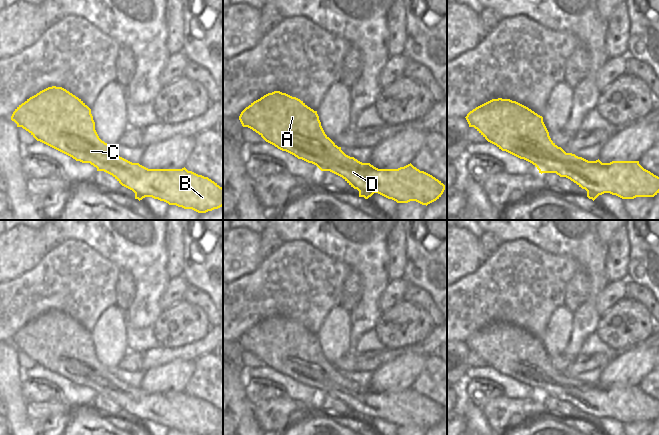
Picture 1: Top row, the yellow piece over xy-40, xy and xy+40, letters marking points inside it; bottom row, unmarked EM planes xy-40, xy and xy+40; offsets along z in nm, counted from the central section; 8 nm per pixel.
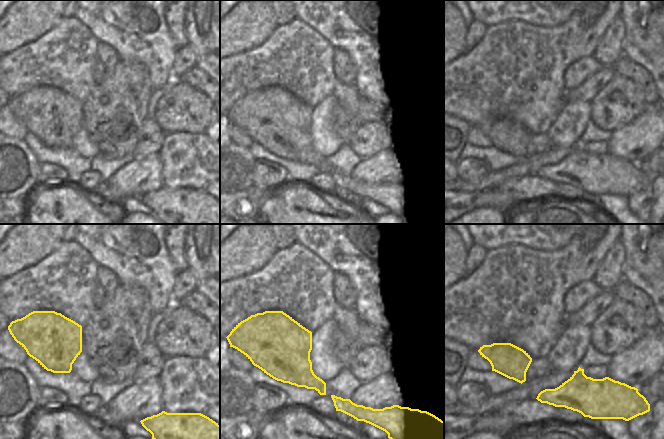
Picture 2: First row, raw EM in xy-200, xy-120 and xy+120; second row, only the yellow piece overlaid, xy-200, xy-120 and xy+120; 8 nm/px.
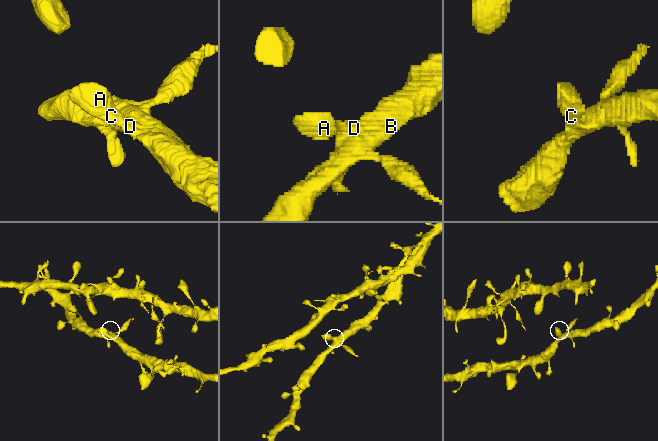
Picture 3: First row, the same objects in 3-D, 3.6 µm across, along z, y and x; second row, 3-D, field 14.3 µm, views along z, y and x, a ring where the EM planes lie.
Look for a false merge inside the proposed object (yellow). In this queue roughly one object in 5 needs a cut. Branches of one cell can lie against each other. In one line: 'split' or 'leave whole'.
leave whole

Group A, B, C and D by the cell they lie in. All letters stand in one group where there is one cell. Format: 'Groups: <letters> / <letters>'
Groups: A B C D.

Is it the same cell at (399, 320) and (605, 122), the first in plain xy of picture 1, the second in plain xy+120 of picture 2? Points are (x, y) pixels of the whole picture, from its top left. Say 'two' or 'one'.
one

